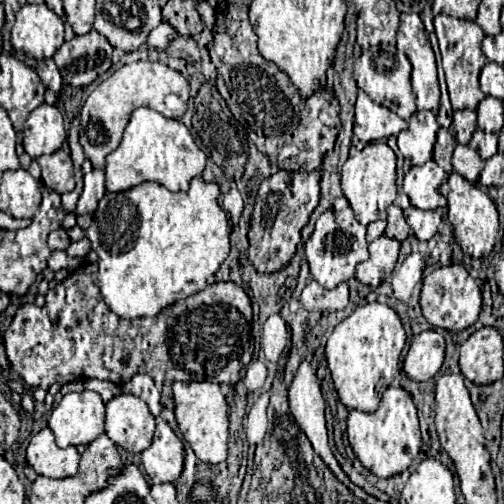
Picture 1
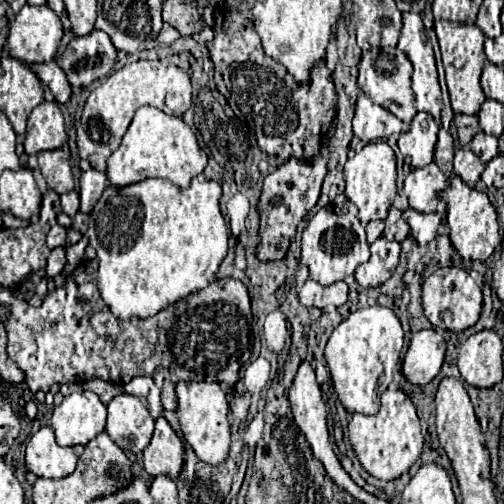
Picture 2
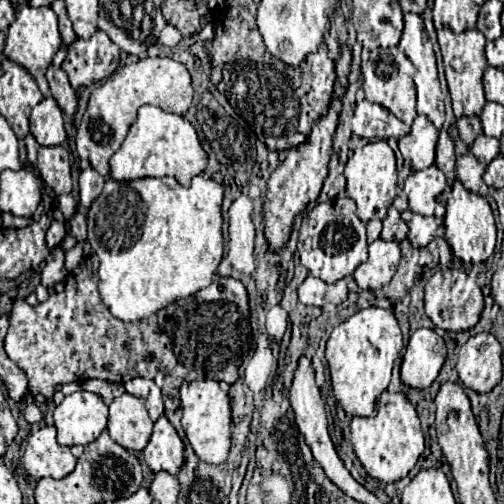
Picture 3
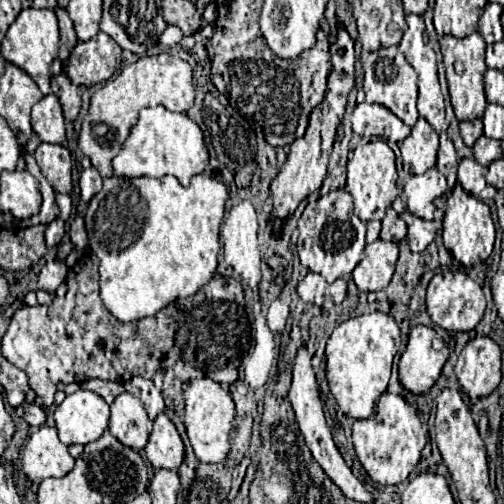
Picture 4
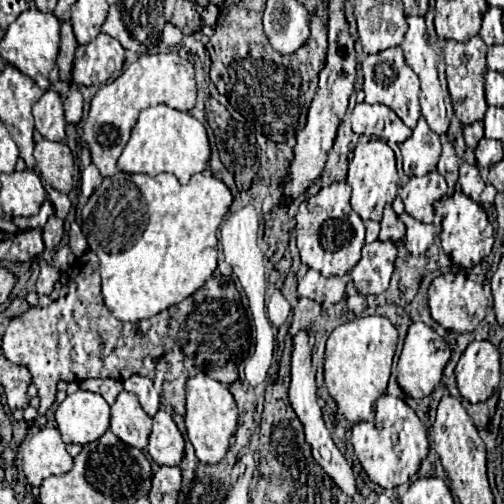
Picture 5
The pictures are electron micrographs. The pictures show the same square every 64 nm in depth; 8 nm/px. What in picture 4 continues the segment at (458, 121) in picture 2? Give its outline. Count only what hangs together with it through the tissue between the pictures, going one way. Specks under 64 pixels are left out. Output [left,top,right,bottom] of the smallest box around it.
[460,120,482,146]

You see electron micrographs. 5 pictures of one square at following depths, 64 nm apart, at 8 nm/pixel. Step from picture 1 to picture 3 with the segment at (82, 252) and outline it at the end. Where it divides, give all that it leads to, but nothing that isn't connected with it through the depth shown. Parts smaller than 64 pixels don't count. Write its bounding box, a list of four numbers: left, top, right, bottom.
[65,242,84,272]

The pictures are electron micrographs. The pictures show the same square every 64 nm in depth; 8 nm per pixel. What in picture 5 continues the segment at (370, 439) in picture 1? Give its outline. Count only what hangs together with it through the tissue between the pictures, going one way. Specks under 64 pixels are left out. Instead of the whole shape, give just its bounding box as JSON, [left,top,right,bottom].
[352,394,428,488]

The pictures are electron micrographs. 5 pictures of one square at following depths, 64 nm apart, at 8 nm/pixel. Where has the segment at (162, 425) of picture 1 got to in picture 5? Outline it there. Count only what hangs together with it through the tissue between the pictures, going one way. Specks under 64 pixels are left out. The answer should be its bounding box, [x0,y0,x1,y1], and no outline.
[146,410,184,466]

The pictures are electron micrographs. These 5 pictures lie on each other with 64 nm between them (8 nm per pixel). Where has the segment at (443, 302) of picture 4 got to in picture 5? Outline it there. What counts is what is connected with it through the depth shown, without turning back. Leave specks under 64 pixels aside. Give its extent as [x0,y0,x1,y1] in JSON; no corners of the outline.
[428,272,488,332]

